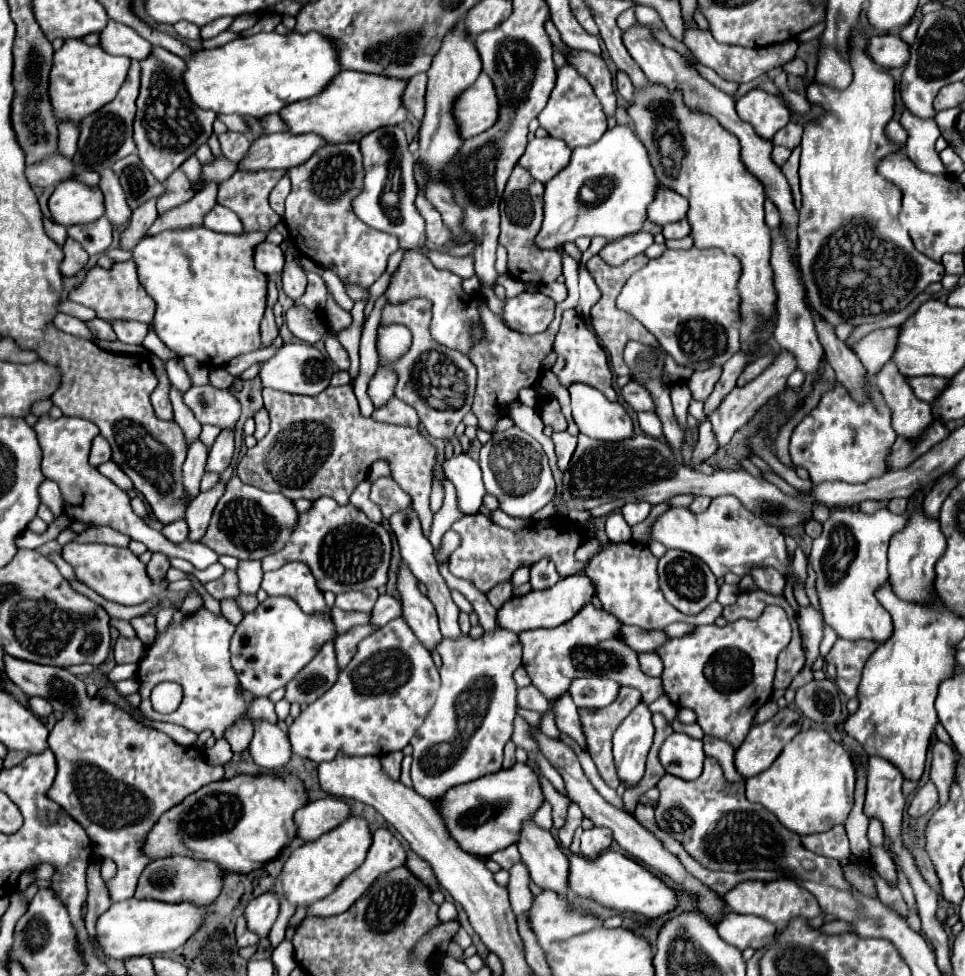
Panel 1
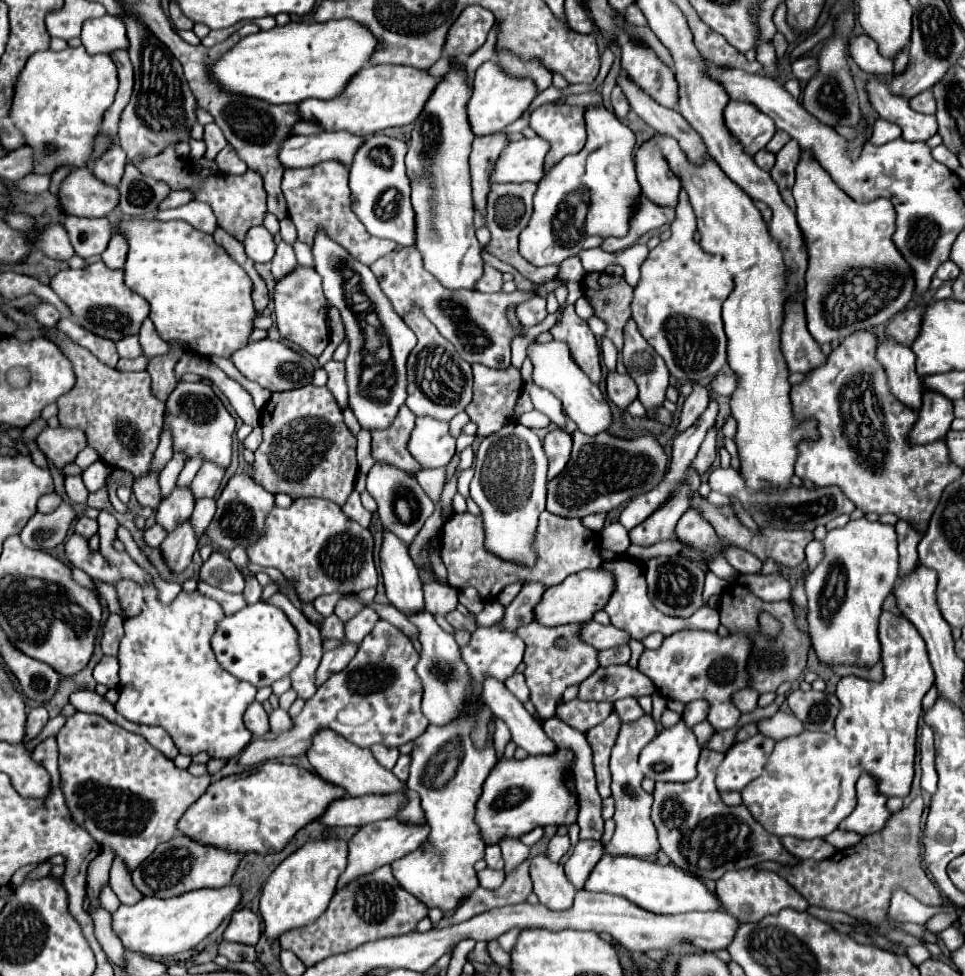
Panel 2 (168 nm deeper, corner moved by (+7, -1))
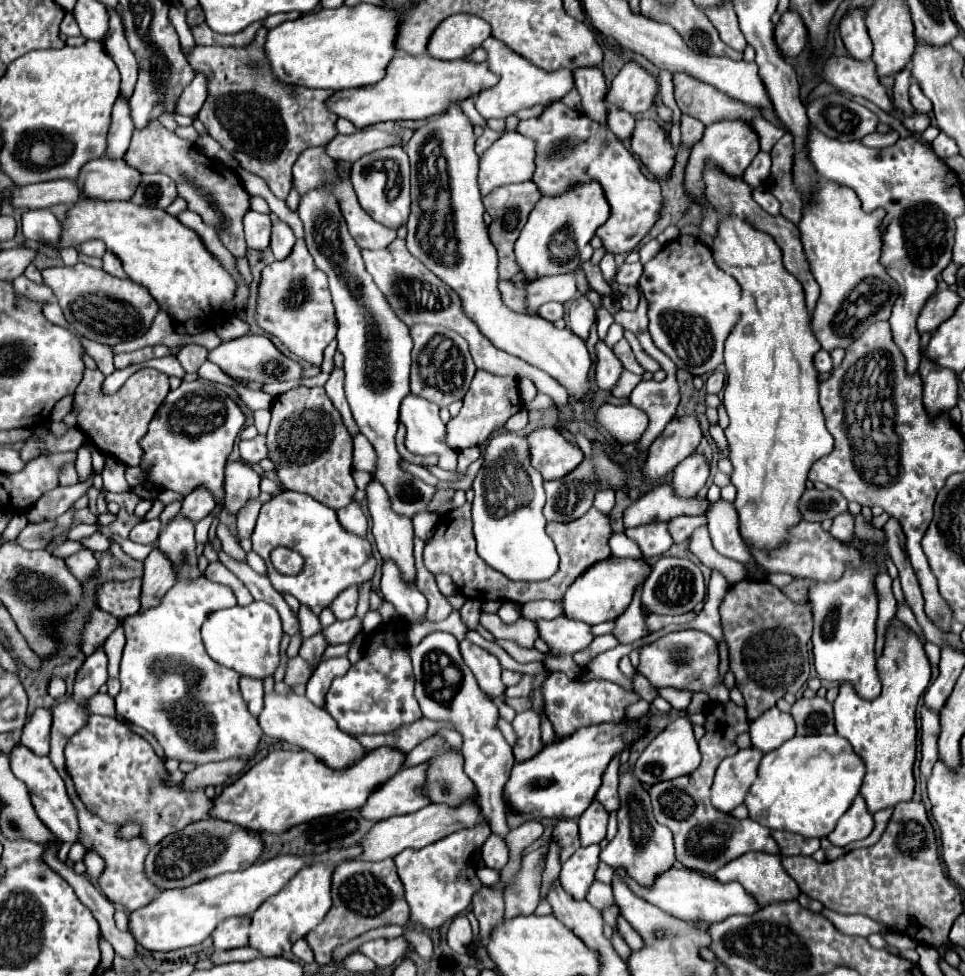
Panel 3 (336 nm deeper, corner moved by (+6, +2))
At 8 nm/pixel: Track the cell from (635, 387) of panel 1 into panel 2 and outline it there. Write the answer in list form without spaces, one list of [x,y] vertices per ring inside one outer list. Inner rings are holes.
[[[609,371],[609,375],[607,375],[607,397],[619,409],[625,409],[637,397],[637,385],[629,375]]]

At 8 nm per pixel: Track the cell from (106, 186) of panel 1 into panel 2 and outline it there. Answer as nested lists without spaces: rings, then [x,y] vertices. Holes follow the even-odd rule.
[[[121,145],[109,147],[109,153],[101,155],[101,159],[95,161],[93,173],[101,181],[105,181],[109,185],[117,185],[125,171],[125,163],[127,163],[127,155],[125,155],[125,151],[121,151]]]

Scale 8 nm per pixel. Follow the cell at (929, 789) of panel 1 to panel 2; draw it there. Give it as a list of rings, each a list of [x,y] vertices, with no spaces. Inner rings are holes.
[[[917,797],[901,811],[893,813],[877,835],[865,835],[857,845],[839,849],[829,859],[807,859],[787,867],[781,863],[765,861],[759,867],[775,871],[779,877],[791,883],[811,905],[831,911],[843,911],[873,925],[881,925],[885,921],[885,913],[895,889],[907,891],[923,905],[943,905],[943,895],[921,867],[921,813],[923,797]]]

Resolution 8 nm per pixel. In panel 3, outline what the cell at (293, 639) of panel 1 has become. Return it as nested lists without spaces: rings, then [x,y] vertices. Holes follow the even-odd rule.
[[[252,602],[248,606],[234,606],[218,610],[208,616],[202,626],[202,640],[206,652],[218,664],[236,670],[242,676],[264,680],[272,676],[280,664],[280,642],[282,642],[282,622],[278,612],[266,602]]]

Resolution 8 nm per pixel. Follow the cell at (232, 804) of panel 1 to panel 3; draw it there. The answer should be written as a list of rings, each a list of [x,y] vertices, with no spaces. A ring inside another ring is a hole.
[[[378,748],[378,752],[368,752],[358,764],[354,764],[354,768],[336,772],[326,768],[326,764],[310,752],[276,750],[262,762],[254,764],[238,780],[224,786],[224,790],[212,800],[208,818],[232,822],[258,834],[282,834],[302,822],[360,808],[366,802],[366,796],[370,796],[382,780],[388,780],[402,768],[402,762],[404,756],[398,756],[392,748]]]

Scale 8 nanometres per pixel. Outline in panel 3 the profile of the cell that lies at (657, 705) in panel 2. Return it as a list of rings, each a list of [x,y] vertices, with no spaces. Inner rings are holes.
[[[636,674],[632,684],[634,684],[634,690],[640,694],[640,698],[644,698],[646,702],[652,702],[658,696],[658,690],[642,674]]]

